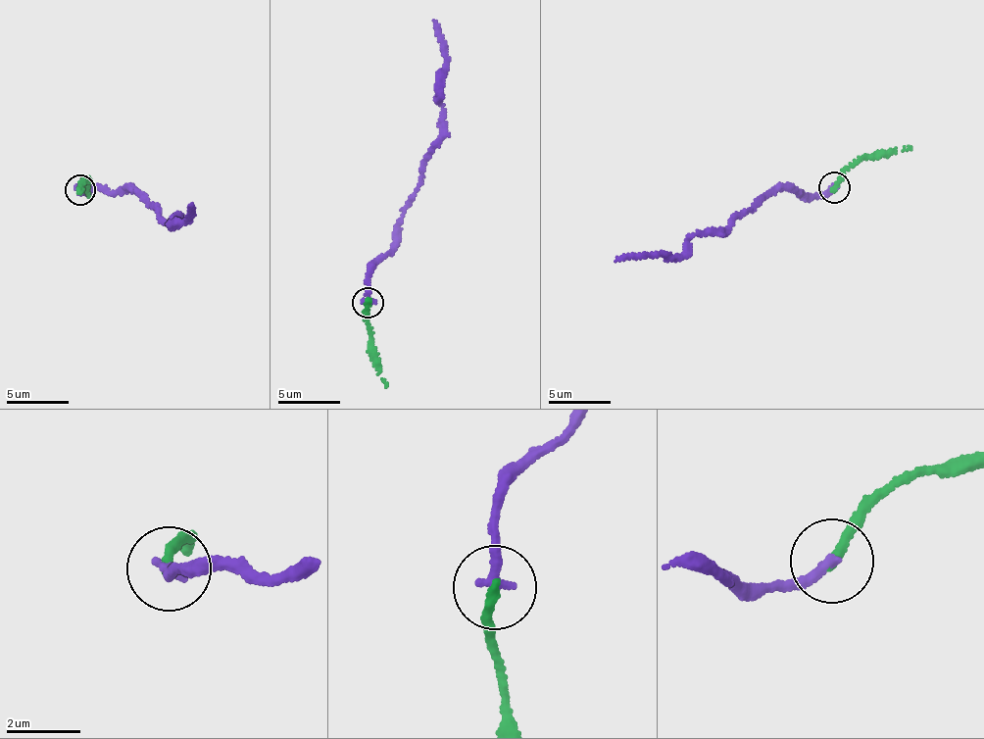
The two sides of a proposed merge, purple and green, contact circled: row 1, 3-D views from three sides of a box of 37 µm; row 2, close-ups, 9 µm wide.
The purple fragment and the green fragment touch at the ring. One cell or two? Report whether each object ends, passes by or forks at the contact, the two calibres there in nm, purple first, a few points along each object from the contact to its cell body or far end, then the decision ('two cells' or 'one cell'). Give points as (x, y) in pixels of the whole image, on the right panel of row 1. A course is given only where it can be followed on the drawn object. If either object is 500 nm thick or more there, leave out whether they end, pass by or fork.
purple ends there; green ends there; 280 nm thick on the purple side, 260 nm on the other; purple runs (835, 187), (808, 194), (781, 188), (724, 230), (700, 231), (681, 256), (639, 254), (615, 261); green runs (835, 187), (840, 176), (865, 157), (887, 157), (910, 147); one cell

